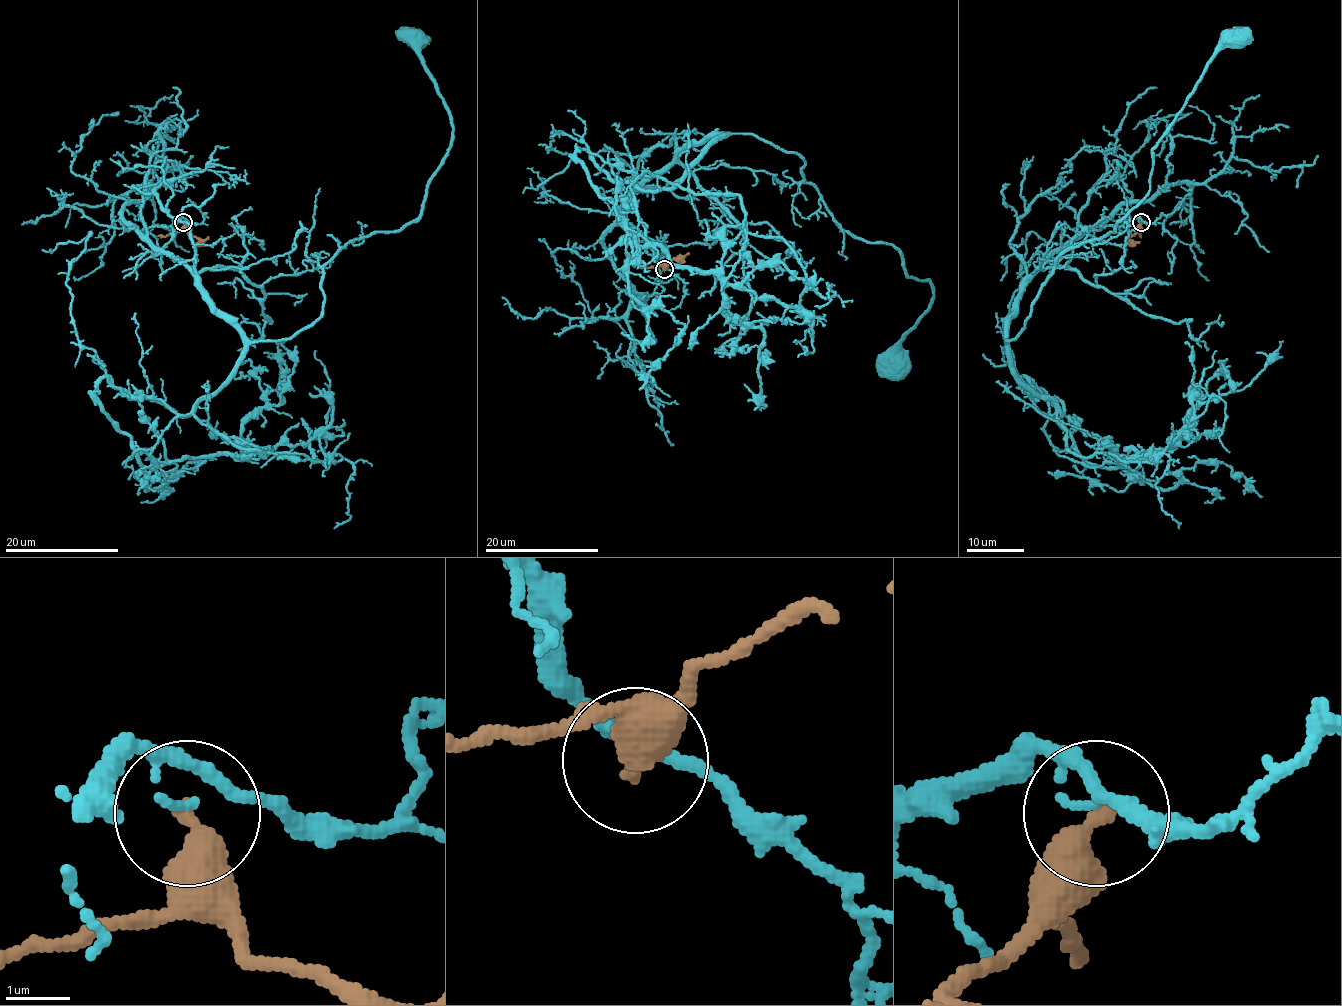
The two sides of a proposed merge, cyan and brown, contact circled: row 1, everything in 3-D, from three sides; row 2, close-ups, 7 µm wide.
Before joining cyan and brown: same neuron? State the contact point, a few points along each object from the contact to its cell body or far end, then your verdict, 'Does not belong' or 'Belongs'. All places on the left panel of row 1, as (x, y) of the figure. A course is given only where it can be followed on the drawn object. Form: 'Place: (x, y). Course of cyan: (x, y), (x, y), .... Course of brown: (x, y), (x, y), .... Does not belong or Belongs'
Place: (183, 222). Course of cyan: (184, 222), (138, 229), (252, 342), (308, 327), (322, 268), (413, 222), (450, 143), (412, 43). Course of brown: (184, 222), (189, 235), (199, 239), (191, 243). Does not belong

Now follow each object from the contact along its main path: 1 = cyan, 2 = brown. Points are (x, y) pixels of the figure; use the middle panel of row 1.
1: (664, 269), (618, 224), (624, 203), (686, 149), (751, 133), (931, 284), (892, 364)
2: (664, 269), (670, 260), (680, 257), (671, 259)

